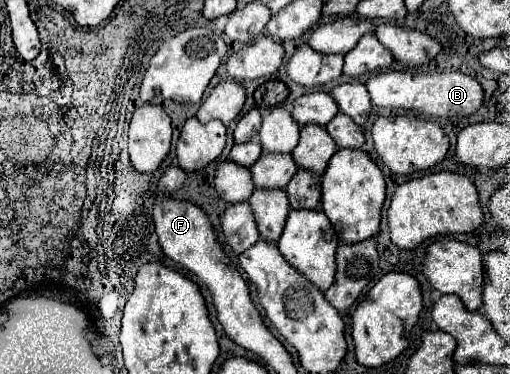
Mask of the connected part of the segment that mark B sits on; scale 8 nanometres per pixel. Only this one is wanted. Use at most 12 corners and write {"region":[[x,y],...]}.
{"region":[[401,71],[367,81],[371,103],[425,117],[483,105],[471,75]]}

